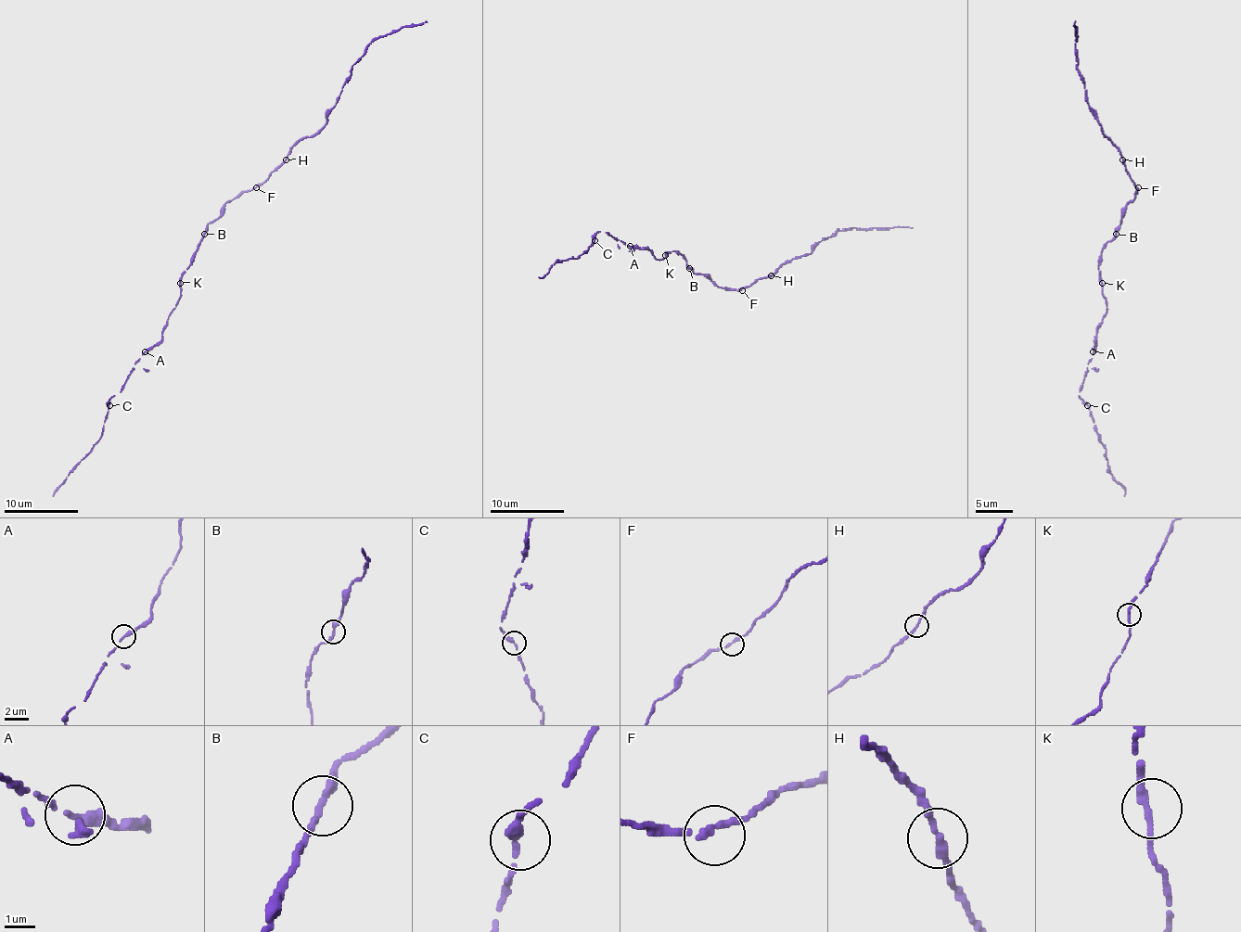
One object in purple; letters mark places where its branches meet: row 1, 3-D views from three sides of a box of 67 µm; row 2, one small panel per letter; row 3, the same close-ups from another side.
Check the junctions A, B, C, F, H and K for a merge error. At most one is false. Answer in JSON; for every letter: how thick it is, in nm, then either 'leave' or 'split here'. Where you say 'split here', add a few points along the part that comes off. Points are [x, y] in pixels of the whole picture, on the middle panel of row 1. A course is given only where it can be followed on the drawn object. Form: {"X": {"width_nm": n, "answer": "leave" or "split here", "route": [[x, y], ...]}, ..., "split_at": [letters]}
{"A": {"width_nm": 280, "answer": "leave"}, "B": {"width_nm": 280, "answer": "leave"}, "C": {"width_nm": 280, "answer": "leave"}, "F": {"width_nm": 240, "answer": "leave"}, "H": {"width_nm": 240, "answer": "leave"}, "K": {"width_nm": 240, "answer": "leave"}, "split_at": []}

